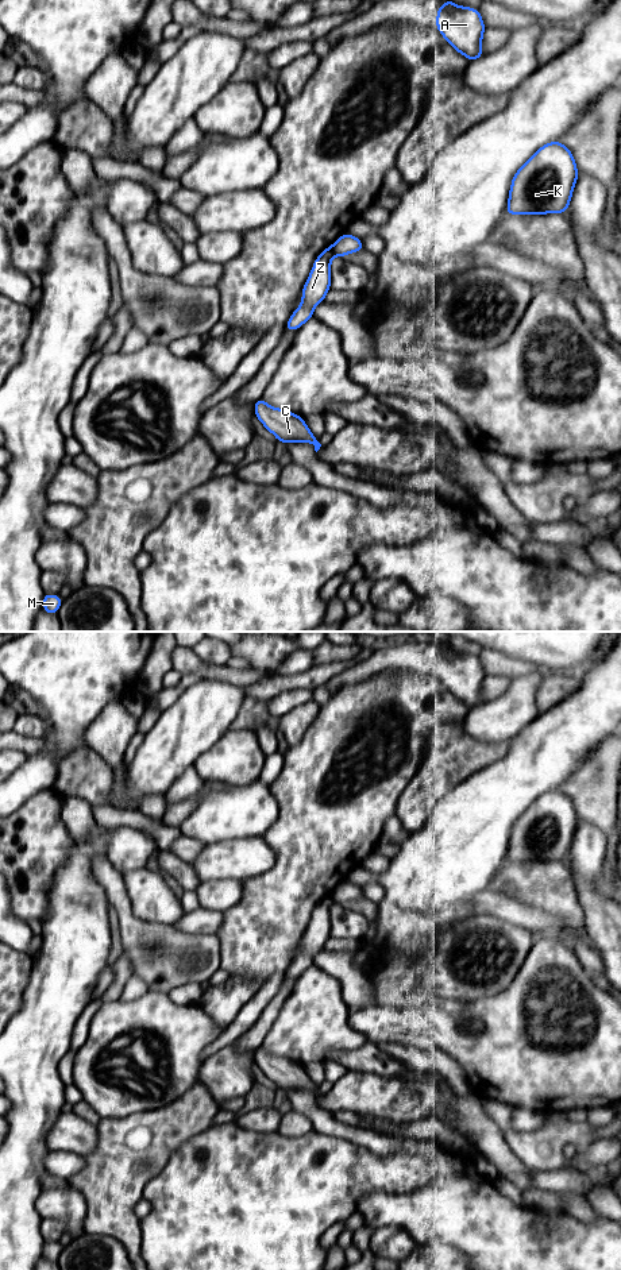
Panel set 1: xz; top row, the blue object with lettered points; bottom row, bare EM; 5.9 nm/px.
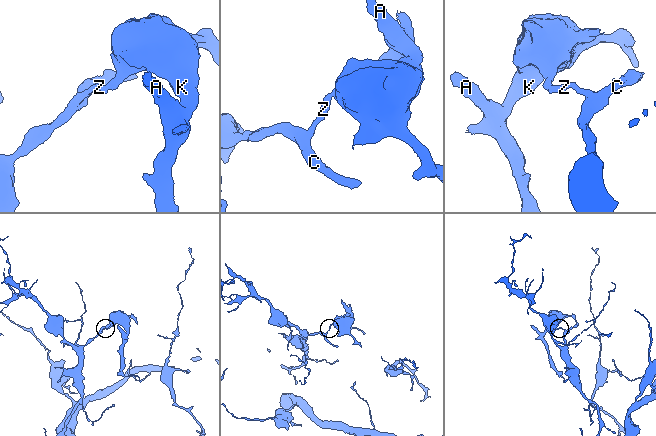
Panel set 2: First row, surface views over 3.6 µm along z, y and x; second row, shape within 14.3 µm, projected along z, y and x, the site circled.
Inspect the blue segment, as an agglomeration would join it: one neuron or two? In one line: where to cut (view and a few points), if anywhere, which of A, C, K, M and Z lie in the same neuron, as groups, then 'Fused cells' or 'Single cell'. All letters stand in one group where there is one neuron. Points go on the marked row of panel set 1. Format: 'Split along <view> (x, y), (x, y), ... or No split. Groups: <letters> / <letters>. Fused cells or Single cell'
Split along xz (331, 246), (335, 254). Groups: A K / C M Z. Fused cells

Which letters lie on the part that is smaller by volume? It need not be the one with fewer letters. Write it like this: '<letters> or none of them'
A, K

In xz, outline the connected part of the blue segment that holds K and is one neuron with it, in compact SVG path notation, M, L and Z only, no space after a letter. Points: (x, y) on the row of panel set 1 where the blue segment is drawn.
M544 144L514 174L505 213L566 213L578 174L574 155L564 144Z

